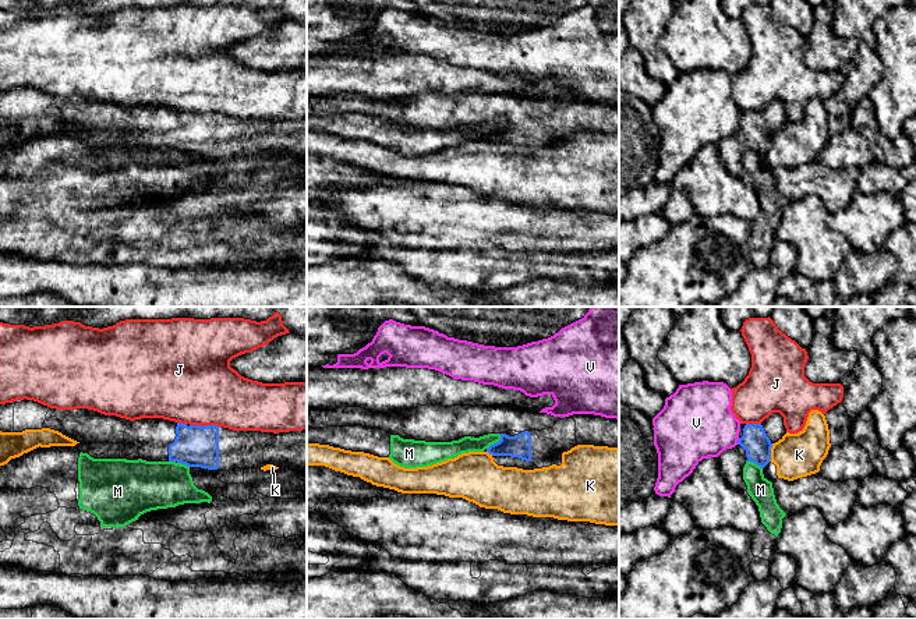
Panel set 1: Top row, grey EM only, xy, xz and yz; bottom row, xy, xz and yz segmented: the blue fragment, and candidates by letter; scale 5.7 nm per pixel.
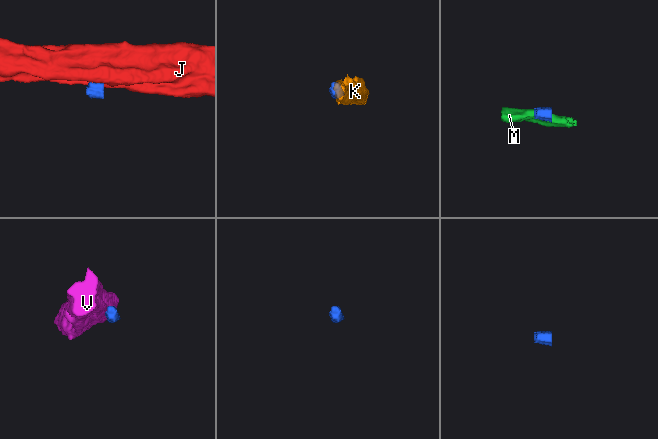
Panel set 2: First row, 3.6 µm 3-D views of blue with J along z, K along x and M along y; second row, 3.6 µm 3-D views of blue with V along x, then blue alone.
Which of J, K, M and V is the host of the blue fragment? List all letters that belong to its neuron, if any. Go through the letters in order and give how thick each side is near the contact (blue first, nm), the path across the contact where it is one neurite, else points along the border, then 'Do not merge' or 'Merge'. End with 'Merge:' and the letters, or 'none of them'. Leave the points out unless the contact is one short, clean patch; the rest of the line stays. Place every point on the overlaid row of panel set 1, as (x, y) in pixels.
J: Thickness 240 nm (blue) against 460 nm. Boundary: xy (190, 424), (218, 427). Do not merge
K: Thickness 160 nm (blue) against 260 nm. Boundary: yz (773, 444), (768, 460). Do not merge
M: Thickness 130 nm (blue) against 90 nm. Boundary: xz (499, 434), (499, 439), (487, 449). Do not merge
V: Thickness 160 nm (blue) against 400 nm. Boundary: yz (739, 438), (736, 444). Do not merge
Merge: none of them

